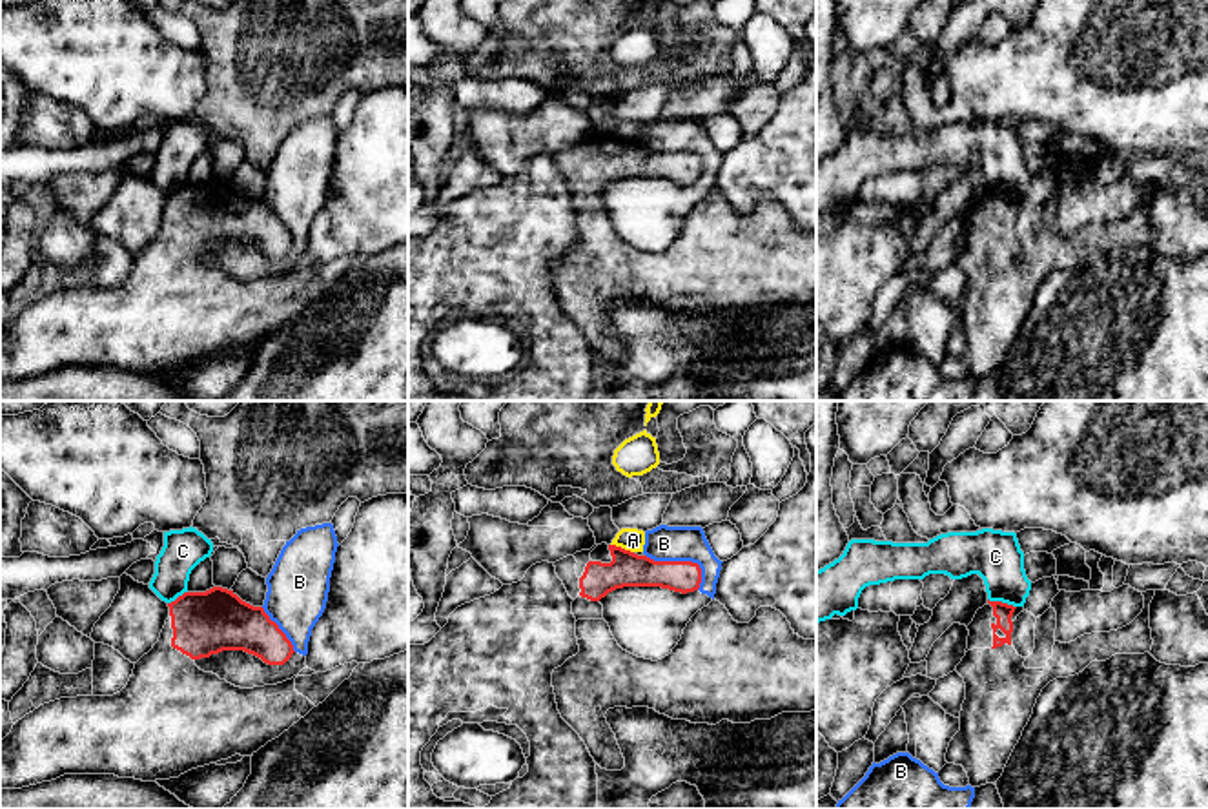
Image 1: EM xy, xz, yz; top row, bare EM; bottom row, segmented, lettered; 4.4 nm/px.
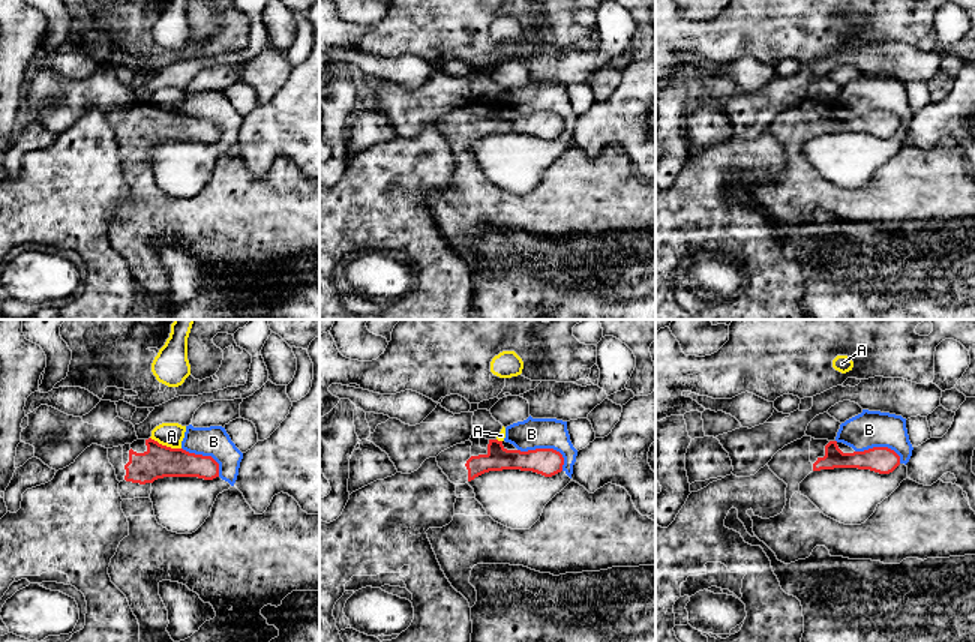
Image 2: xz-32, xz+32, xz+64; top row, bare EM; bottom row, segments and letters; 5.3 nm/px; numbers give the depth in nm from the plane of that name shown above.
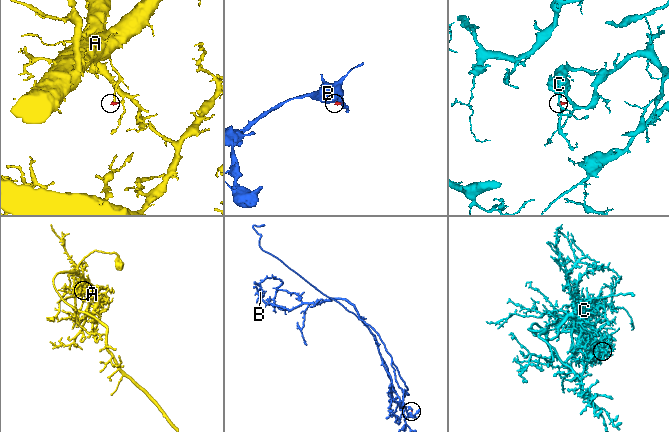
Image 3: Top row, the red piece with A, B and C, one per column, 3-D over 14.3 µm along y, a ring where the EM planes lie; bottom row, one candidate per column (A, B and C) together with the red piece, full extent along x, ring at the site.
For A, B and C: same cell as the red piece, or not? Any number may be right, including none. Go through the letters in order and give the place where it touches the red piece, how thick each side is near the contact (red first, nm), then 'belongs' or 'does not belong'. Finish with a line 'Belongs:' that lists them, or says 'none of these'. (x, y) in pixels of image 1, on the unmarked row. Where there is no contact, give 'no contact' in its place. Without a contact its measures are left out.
A: xz (622, 141) | 160/100 nm | does not belong
B: xz (684, 153) | 150/160 nm | does not belong
C: yz (1001, 194) | 80/220 nm | does not belong
Belongs: none of these

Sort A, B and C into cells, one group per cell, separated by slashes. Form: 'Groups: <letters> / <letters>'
Groups: A / B / C

